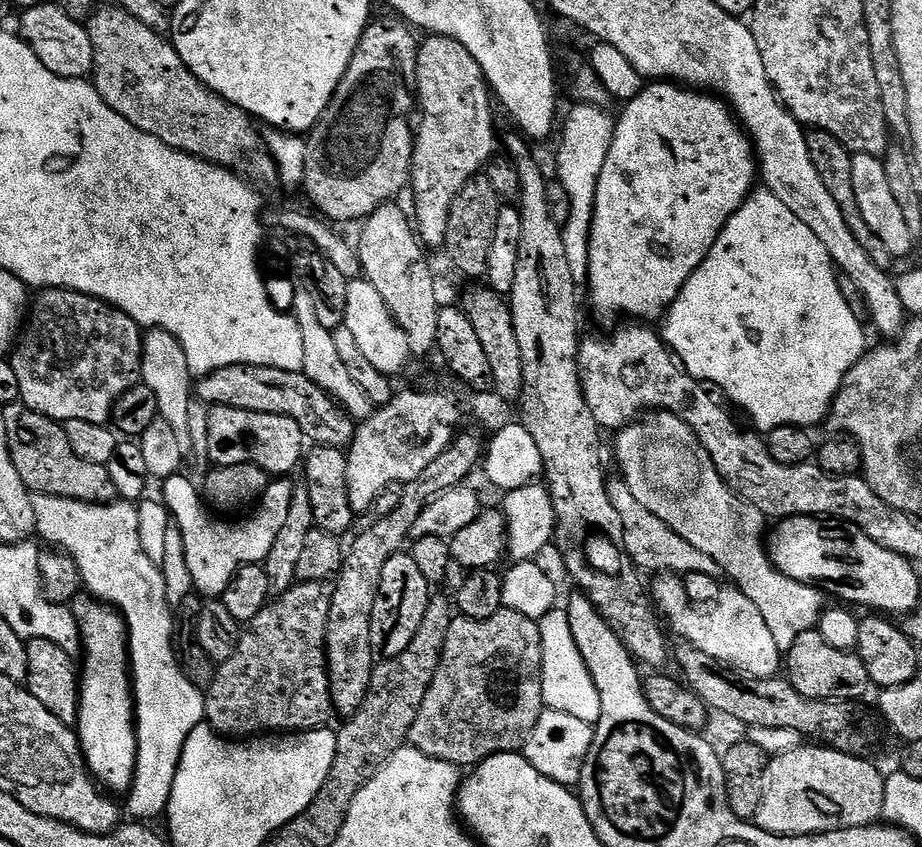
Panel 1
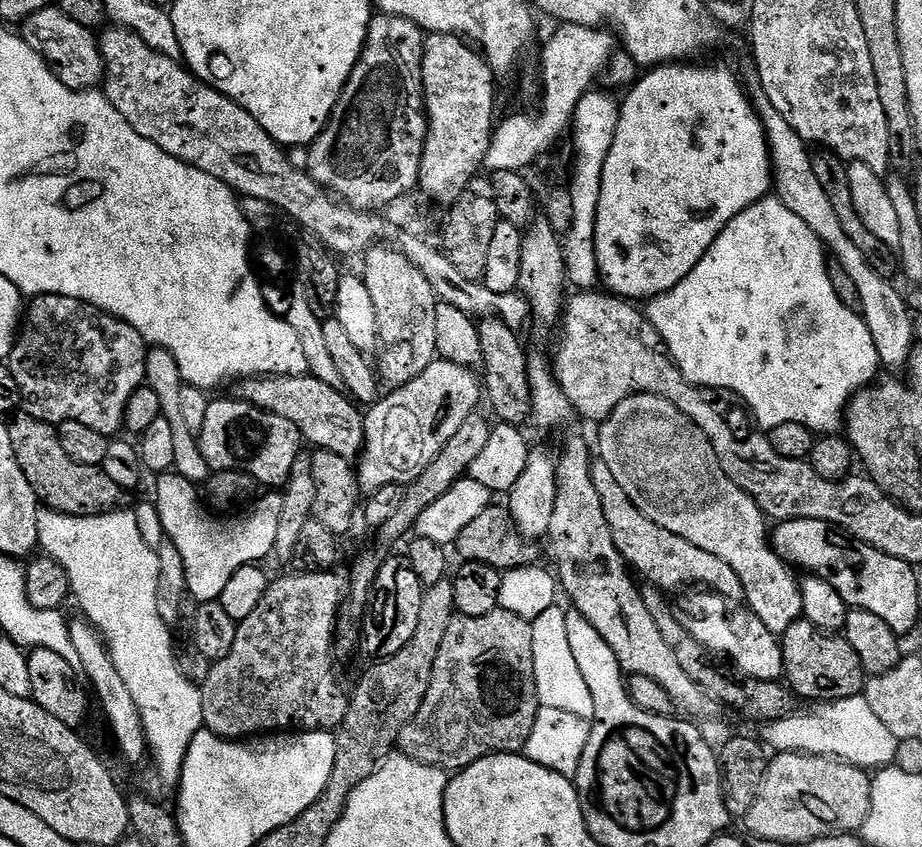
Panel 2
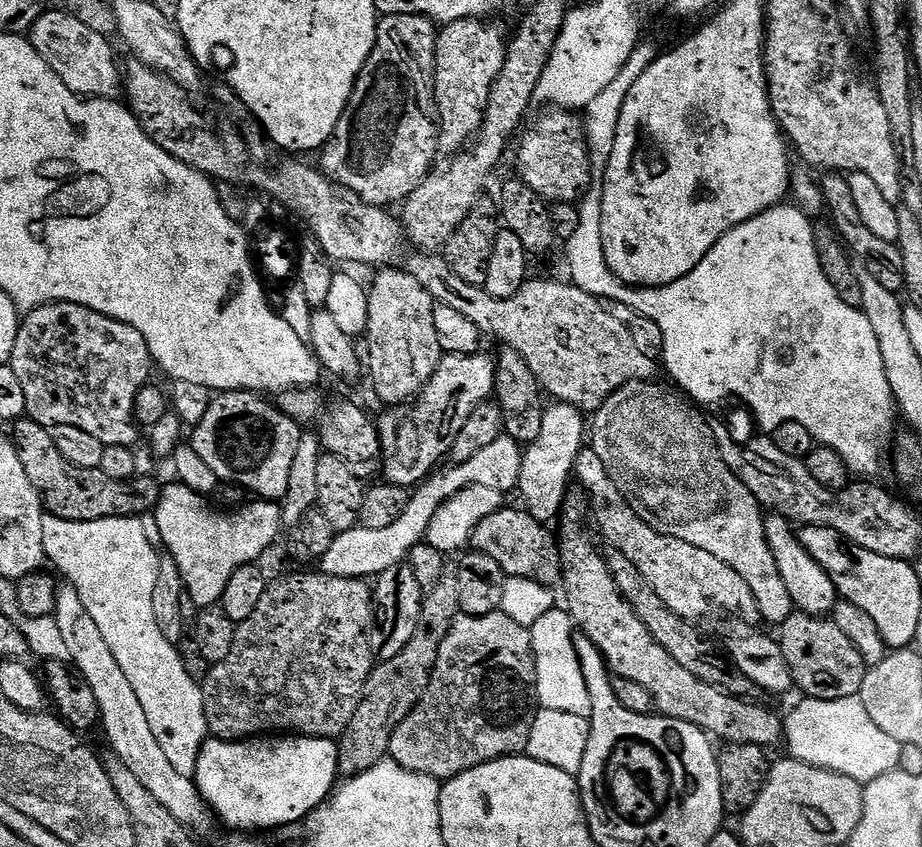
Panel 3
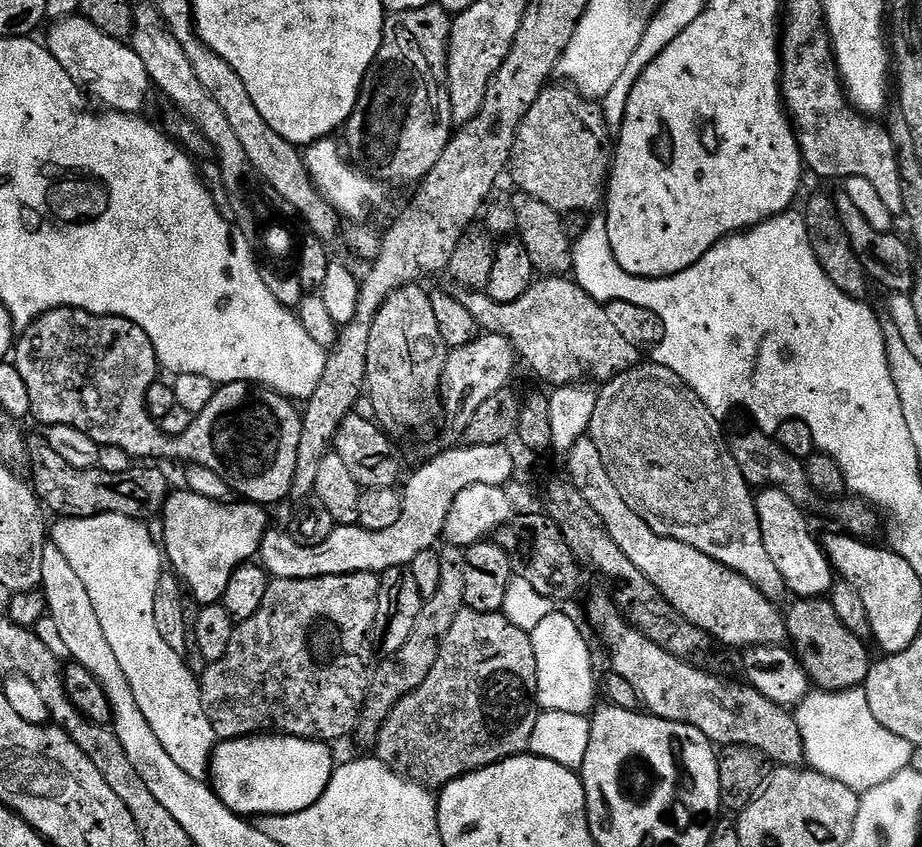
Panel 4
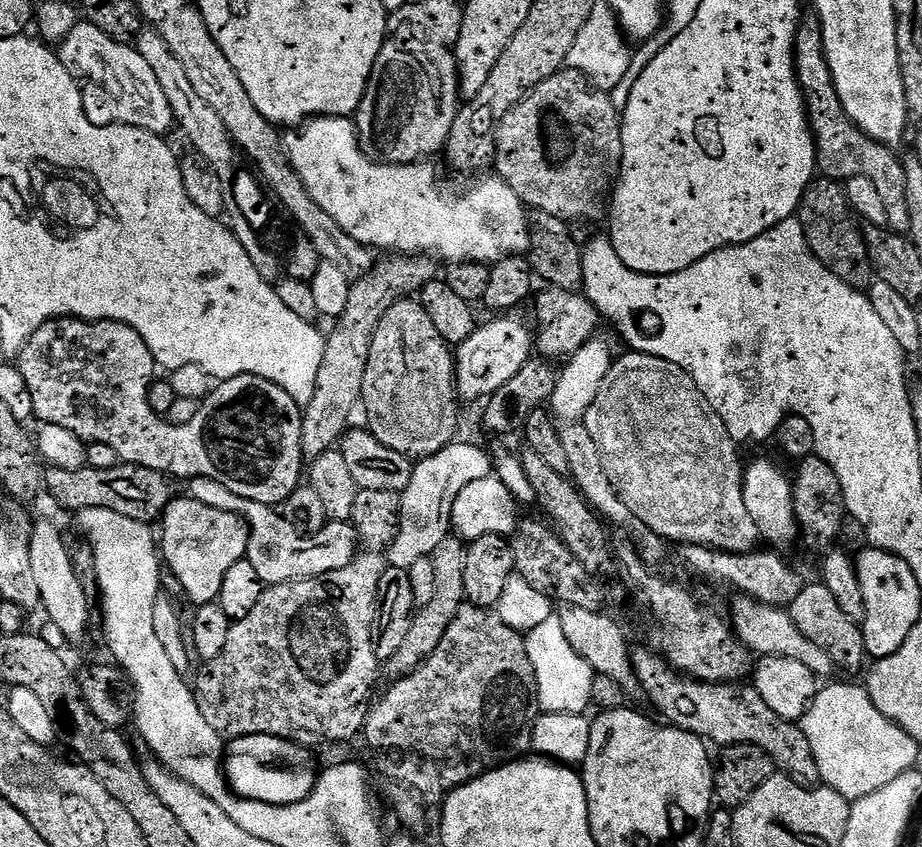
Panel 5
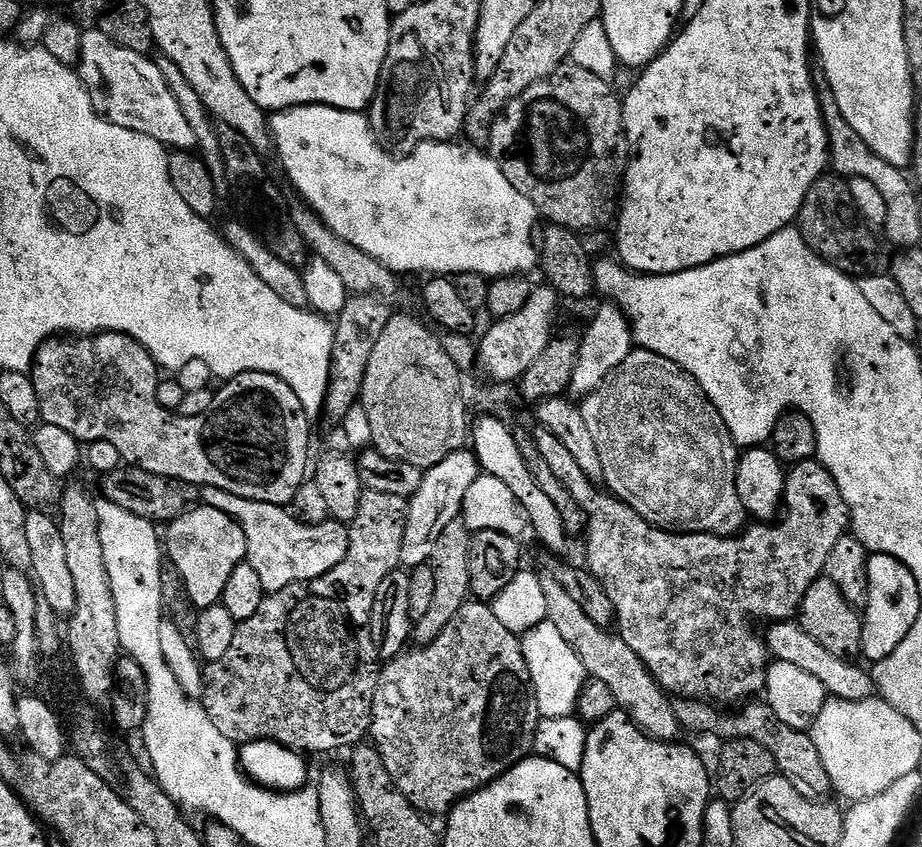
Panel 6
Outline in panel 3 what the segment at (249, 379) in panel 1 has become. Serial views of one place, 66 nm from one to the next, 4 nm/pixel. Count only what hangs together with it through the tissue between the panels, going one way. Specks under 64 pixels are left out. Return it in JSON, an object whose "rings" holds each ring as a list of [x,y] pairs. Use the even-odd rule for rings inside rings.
{"rings":[[[319,387],[311,388],[291,388],[285,392],[279,393],[275,397],[274,403],[277,408],[282,410],[290,419],[296,421],[301,426],[307,426],[311,420],[316,420],[314,432],[319,437],[321,449],[329,456],[336,456],[342,462],[348,464],[350,474],[354,474],[361,482],[367,481],[367,476],[372,476],[381,471],[382,464],[377,457],[380,456],[380,434],[377,425],[355,404],[352,400],[332,400],[324,408],[324,396],[319,392]]]}

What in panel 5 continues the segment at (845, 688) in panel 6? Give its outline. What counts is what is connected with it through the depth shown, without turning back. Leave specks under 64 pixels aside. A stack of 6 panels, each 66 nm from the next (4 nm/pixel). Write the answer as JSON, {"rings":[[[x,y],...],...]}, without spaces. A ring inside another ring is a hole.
{"rings":[[[743,594],[735,597],[732,604],[732,620],[734,635],[740,640],[749,653],[757,657],[773,656],[774,658],[794,658],[794,662],[802,662],[806,670],[813,672],[817,678],[824,678],[834,672],[832,659],[824,650],[814,646],[798,626],[790,618],[790,614],[783,607],[775,604],[763,604],[760,600],[754,600]]]}

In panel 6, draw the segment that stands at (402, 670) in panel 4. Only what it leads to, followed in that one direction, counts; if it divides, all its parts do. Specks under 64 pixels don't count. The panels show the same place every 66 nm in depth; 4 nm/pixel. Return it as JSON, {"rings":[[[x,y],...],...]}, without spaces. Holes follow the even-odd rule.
{"rings":[[[456,519],[438,534],[438,538],[432,544],[430,567],[434,574],[434,602],[430,602],[430,610],[422,614],[422,618],[415,621],[414,640],[417,645],[429,644],[446,628],[450,618],[458,614],[463,604],[470,600],[470,542],[472,537],[464,524],[463,519]]]}

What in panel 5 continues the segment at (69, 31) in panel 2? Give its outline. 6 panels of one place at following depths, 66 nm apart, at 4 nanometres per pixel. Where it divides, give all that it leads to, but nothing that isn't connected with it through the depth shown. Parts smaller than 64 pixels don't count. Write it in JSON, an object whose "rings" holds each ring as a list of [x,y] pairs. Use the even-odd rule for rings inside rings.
{"rings":[[[82,22],[74,26],[74,30],[70,30],[66,39],[58,45],[58,55],[62,66],[66,66],[66,70],[77,81],[89,80],[97,84],[112,99],[116,107],[115,119],[119,123],[152,132],[155,136],[167,137],[168,131],[173,131],[170,102],[166,102],[166,94],[158,77],[135,46],[114,42],[114,38],[110,38],[110,34],[102,34],[98,26]]]}

